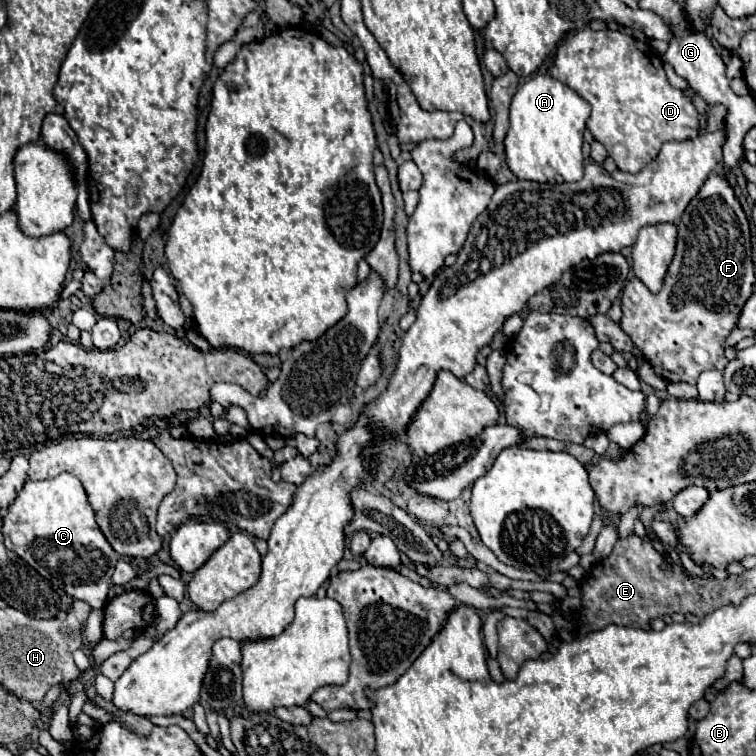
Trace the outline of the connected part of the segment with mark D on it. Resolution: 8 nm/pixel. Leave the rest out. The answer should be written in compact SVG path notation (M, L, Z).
M585 28L565 36L557 44L551 74L553 78L559 78L563 84L571 86L571 90L575 90L581 98L585 98L591 104L591 118L587 120L587 128L593 134L593 138L607 148L609 156L615 160L621 172L629 174L641 172L645 164L657 158L663 142L687 140L693 138L699 130L699 112L693 106L693 100L683 90L673 88L667 82L661 58L655 52L651 54L651 48L647 44L633 40L623 32L613 30L593 32Z

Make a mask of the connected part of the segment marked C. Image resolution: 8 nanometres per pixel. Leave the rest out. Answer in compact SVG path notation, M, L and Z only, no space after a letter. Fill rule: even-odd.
M59 474L49 480L27 480L13 506L7 510L1 532L5 536L5 546L13 550L17 556L21 556L43 578L47 578L55 586L61 586L69 596L87 602L91 608L105 606L107 592L111 588L111 574L115 570L119 554L111 550L111 544L99 530L95 522L95 512L79 478L75 478L73 474Z

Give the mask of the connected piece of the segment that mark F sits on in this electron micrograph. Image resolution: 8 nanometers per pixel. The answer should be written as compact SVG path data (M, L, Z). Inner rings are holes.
M711 174L701 186L699 194L689 202L677 234L677 252L669 266L665 284L659 294L651 294L639 278L627 282L625 292L621 292L621 328L631 336L631 340L643 350L653 370L669 382L695 384L703 370L723 370L727 358L723 356L723 340L735 328L735 318L739 318L739 306L747 302L755 288L755 272L751 260L751 232L747 216L735 198L733 188L721 174Z

